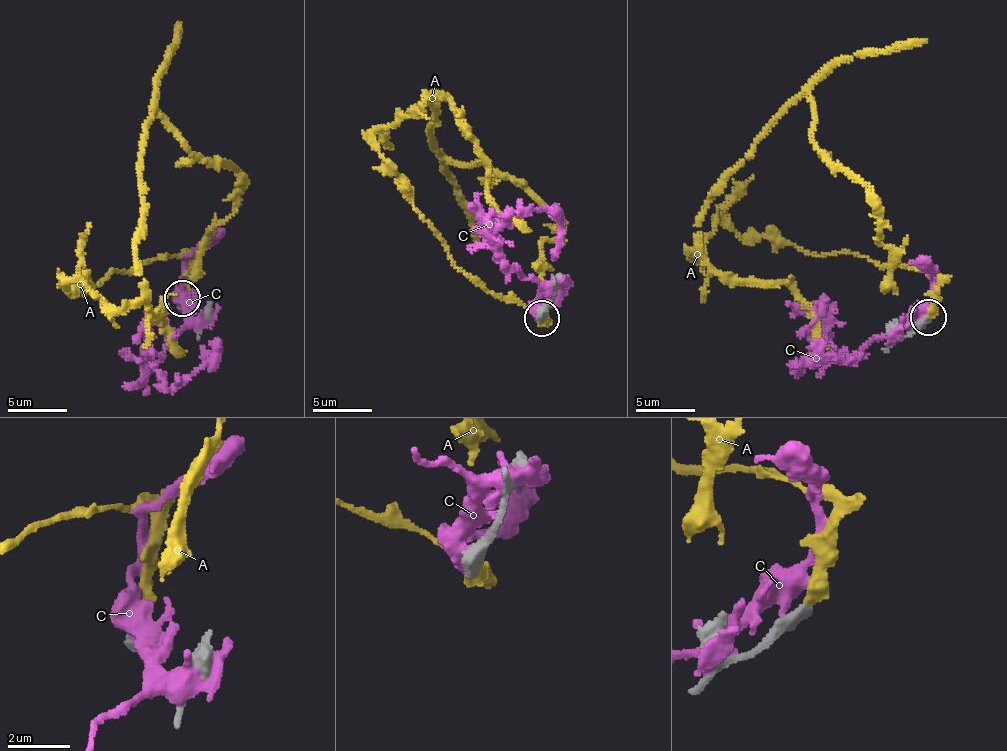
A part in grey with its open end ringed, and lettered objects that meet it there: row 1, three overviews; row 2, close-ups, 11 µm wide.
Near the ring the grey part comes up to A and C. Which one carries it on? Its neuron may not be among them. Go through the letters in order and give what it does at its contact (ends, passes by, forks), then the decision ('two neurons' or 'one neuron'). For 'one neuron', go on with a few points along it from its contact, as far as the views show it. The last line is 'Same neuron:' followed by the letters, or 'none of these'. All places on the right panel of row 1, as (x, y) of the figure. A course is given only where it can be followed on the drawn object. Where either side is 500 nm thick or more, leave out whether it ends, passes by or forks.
A: one neuron; course (927, 319), (934, 277), (908, 265), (718, 219), (692, 255), (708, 193), (807, 97), (896, 293)
C: two neurons
Same neuron: A

